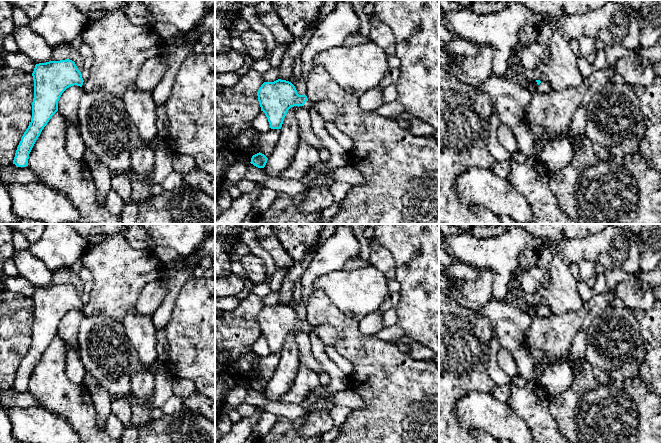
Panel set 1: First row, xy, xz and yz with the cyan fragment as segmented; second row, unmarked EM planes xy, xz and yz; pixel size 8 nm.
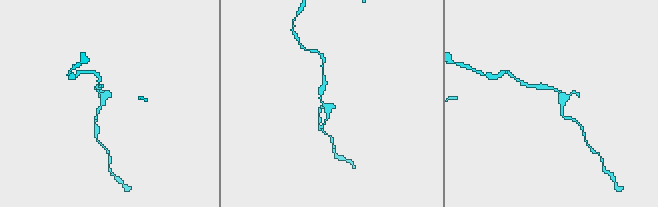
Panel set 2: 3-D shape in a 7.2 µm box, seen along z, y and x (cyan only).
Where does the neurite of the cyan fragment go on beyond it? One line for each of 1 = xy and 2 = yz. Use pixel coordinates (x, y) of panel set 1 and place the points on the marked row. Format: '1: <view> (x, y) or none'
1: none
2: none

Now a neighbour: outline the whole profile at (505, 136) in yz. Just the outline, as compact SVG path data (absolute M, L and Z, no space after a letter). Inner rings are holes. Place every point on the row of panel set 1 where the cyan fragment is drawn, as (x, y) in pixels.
M501 123L497 129L497 140L500 145L511 154L518 151L517 140L512 130L503 123Z

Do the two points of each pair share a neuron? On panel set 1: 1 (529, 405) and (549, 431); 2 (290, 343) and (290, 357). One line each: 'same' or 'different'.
1: same
2: same

